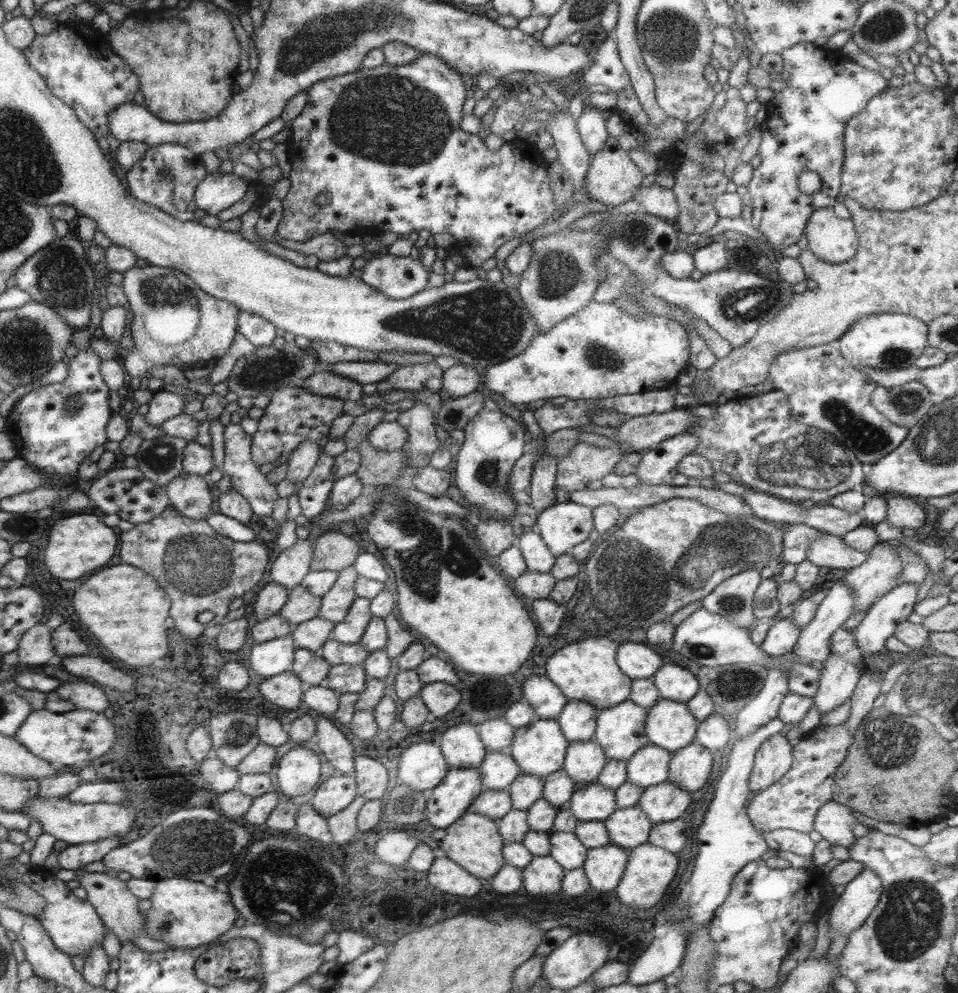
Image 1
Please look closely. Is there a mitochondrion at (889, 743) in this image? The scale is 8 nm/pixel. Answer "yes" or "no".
yes

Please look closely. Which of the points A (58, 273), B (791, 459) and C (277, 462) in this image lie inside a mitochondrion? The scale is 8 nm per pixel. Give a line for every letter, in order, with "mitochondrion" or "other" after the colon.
A: mitochondrion
B: mitochondrion
C: other

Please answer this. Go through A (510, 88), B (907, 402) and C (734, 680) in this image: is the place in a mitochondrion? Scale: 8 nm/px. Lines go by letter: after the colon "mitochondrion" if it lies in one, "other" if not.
A: other
B: mitochondrion
C: mitochondrion

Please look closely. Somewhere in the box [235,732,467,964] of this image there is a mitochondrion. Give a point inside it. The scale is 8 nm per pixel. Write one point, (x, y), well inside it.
(257, 896)

